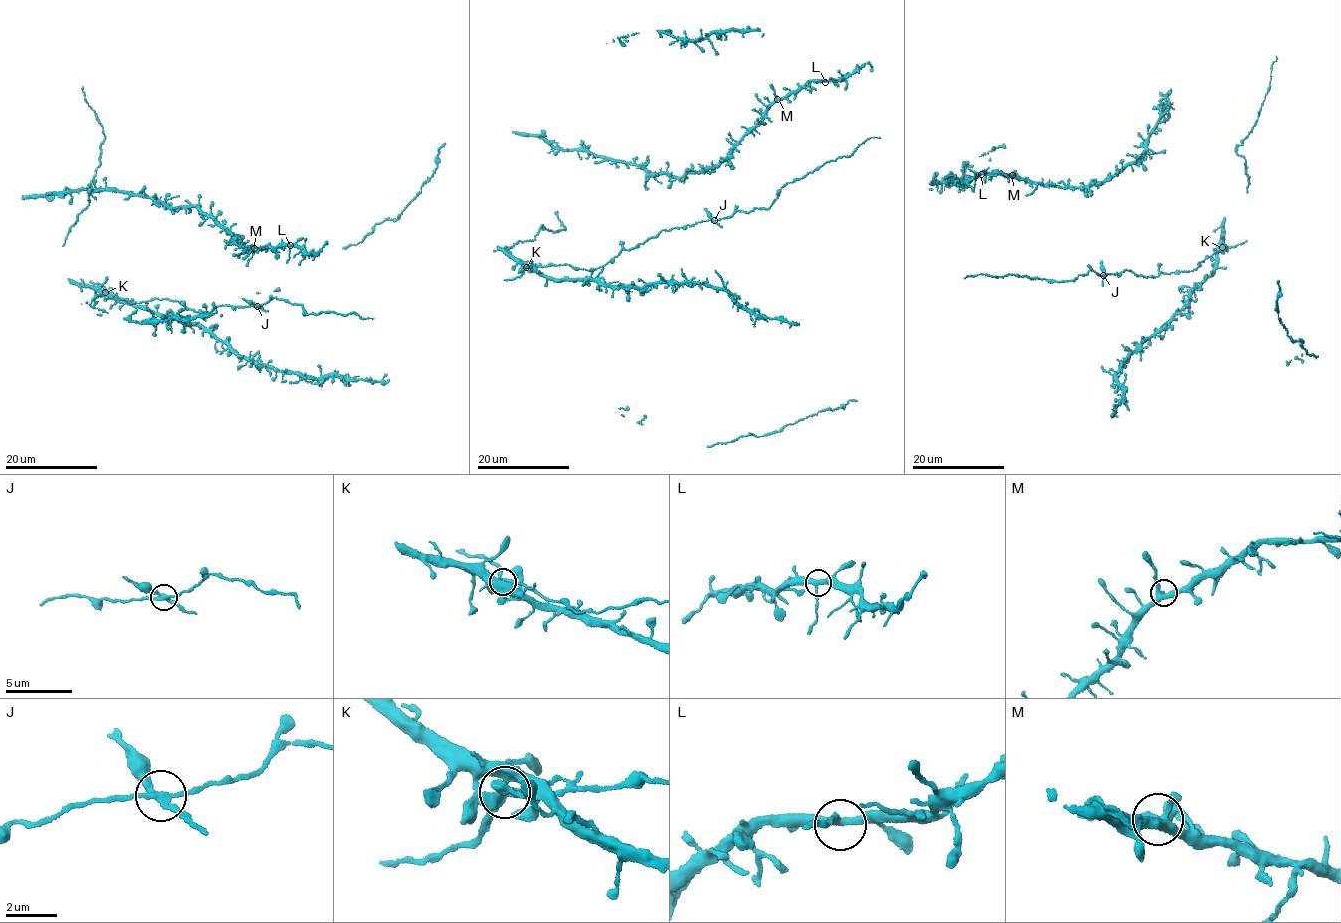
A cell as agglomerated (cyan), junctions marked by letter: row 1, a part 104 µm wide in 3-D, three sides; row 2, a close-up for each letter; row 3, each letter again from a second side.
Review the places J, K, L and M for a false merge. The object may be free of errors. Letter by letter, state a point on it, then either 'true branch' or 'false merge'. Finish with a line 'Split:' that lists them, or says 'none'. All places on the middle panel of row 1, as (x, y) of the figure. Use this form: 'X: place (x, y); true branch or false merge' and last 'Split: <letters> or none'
J: place (714, 220); false merge
K: place (526, 267); true branch
L: place (825, 82); true branch
M: place (777, 99); true branch
Split: J

